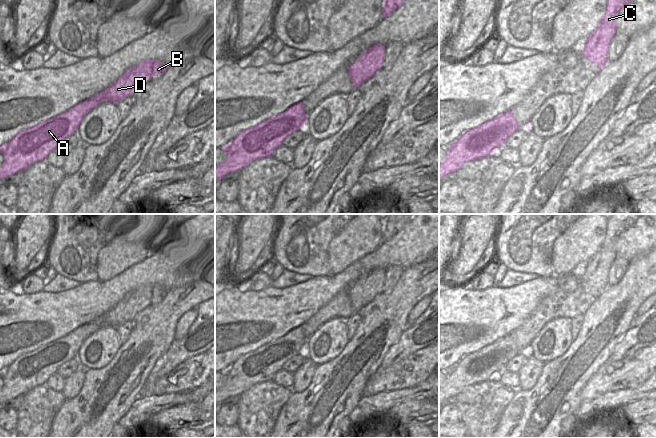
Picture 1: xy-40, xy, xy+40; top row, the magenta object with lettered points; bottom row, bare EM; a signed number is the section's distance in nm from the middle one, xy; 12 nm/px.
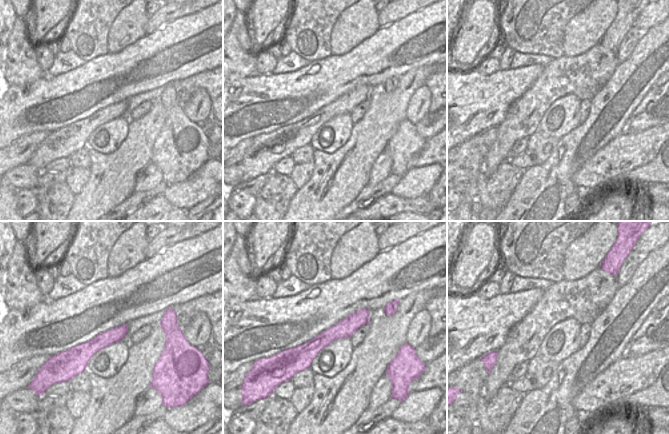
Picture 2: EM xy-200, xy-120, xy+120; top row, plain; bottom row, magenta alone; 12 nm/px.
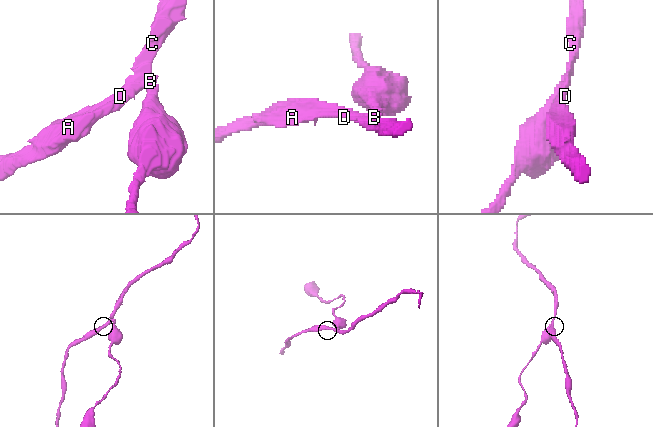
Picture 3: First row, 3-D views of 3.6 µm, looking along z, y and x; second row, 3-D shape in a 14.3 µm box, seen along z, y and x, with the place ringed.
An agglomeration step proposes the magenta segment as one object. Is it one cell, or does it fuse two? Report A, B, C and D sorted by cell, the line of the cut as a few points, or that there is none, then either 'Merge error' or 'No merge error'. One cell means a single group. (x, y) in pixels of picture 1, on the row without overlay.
Groups: A C D / B. Split along xy-40 (154, 284), (151, 301). Merge error

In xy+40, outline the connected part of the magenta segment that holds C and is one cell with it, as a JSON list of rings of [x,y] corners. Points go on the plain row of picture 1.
[[[612,214],[608,218],[606,236],[599,250],[586,262],[584,274],[580,276],[591,287],[603,293],[602,285],[608,282],[610,266],[616,258],[616,241],[622,232],[630,228],[640,214]]]

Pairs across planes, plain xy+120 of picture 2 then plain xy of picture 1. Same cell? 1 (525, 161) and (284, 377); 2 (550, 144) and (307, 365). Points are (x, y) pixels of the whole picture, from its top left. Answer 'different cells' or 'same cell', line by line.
1: same cell
2: same cell

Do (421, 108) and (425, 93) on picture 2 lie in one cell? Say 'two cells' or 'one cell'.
one cell

